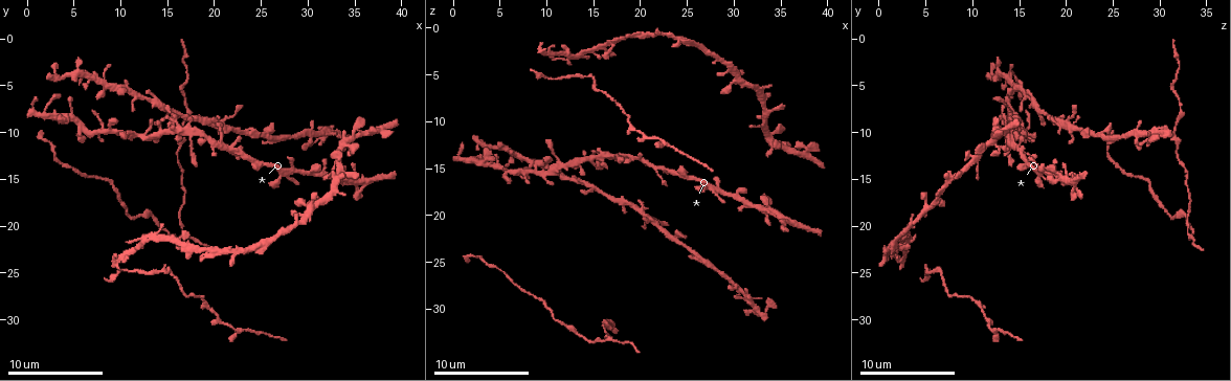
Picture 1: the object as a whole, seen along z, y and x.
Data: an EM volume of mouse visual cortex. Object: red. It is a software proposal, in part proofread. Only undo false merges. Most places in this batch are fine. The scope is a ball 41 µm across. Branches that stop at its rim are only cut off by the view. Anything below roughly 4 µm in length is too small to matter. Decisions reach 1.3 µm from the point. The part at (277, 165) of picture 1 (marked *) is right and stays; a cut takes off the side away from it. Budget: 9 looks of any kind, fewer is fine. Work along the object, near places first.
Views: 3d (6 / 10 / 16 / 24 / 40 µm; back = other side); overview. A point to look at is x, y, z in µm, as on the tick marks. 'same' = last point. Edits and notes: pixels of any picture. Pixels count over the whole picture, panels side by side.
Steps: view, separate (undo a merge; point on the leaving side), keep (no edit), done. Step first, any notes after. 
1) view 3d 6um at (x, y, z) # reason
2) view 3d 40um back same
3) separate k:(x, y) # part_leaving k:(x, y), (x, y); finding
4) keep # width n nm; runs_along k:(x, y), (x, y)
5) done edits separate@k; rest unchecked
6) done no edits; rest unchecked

view 3d 6um at (30.4, 14.4, 18.0) # branch point

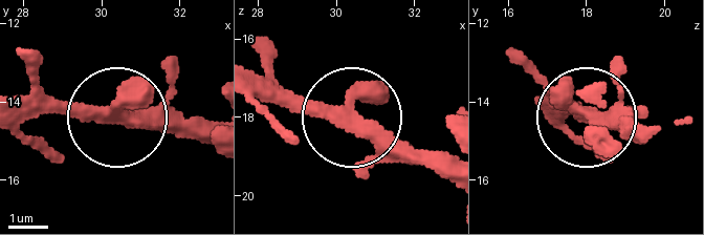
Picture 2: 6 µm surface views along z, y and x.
view 3d 6um back at (30.50, 14.25, 17.85)

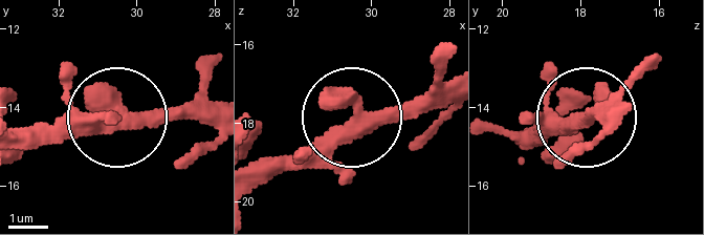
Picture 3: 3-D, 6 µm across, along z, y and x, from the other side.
keep # side_arm 11 um; runs_along 3:(214, 101), (37, 130); one neuron here

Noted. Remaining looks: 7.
view 3d 16um at (34.6, 10.6, 12.2) # looks like a crossing

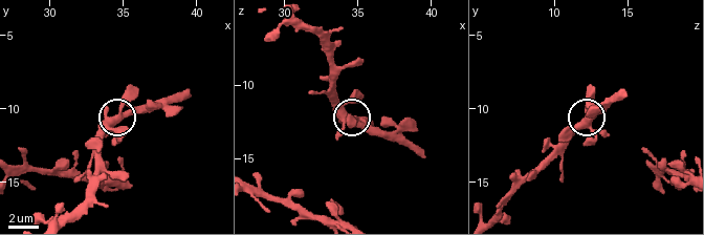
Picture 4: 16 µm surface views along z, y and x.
keep # width 420 nm; one neuron here

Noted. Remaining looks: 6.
view 3d 10um at (15.0, 7.2, 16.8) # calibre changes

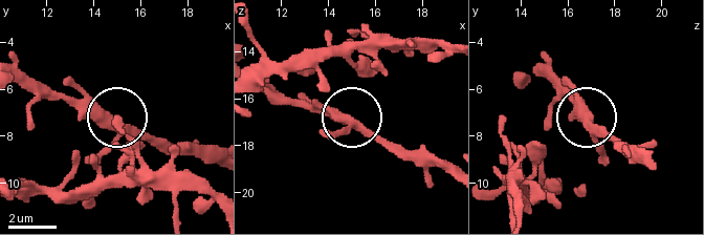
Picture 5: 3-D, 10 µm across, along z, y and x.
view 3d 10um back at (14.9, 7.4, 16.8)

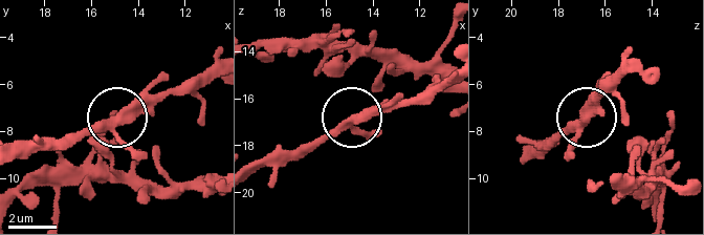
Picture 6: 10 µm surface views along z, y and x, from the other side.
keep # arms 3; continuous, no second neuron

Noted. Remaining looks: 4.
view 3d 10um at (7.8, 10.0, 15.8) # looks like a crossing

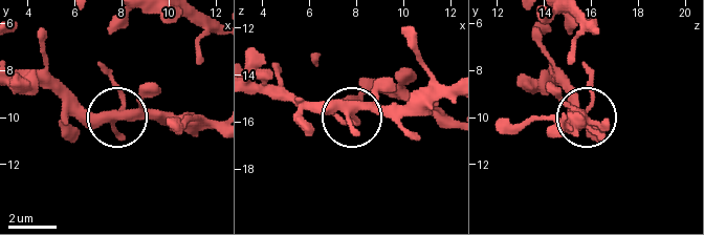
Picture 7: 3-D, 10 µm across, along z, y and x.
keep # side_arm 40 um; runs_along 7:(555, 129), (587, 110), (587, 64); continuous, no second neuron

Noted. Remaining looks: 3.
done no edits; rest unchecked

